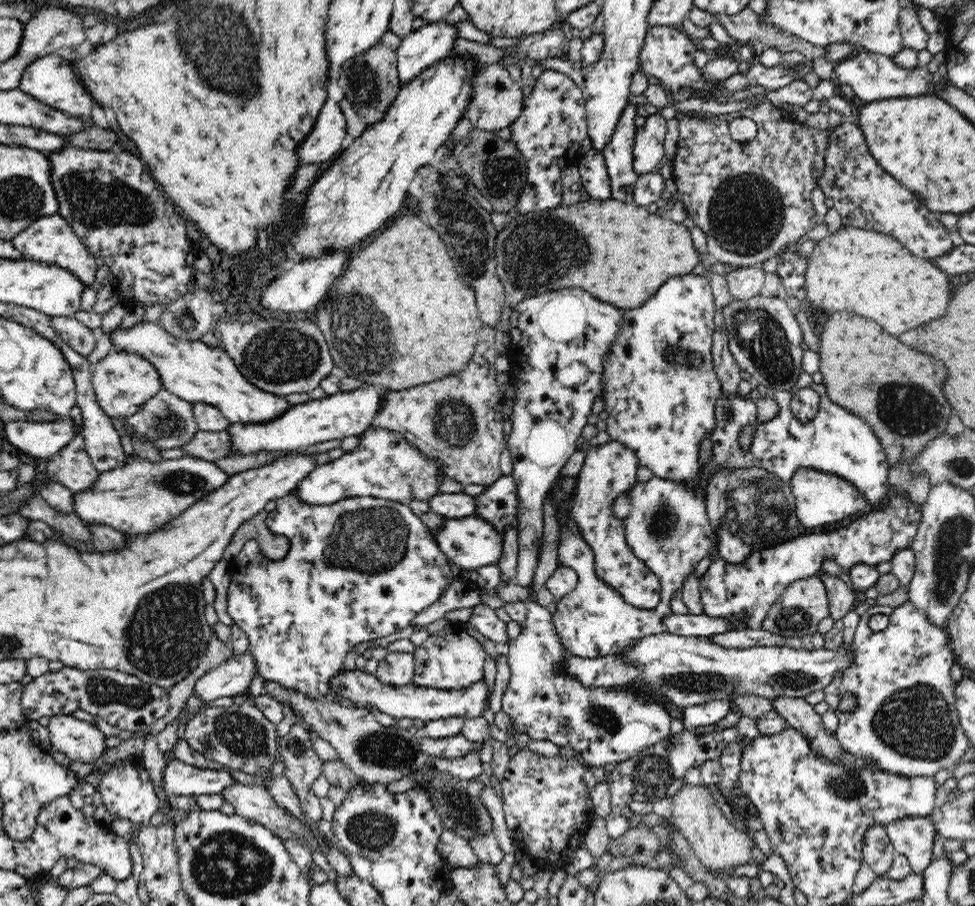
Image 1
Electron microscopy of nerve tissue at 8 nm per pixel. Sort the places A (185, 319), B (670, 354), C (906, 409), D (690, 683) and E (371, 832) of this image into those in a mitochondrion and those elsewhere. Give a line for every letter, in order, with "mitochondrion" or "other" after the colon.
A: mitochondrion
B: other
C: mitochondrion
D: mitochondrion
E: mitochondrion

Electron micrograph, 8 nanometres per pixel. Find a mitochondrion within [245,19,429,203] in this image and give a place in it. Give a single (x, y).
(363, 79)

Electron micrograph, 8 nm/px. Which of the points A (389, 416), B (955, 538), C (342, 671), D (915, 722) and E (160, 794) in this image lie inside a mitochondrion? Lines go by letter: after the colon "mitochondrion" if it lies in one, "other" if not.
A: other
B: mitochondrion
C: other
D: mitochondrion
E: other

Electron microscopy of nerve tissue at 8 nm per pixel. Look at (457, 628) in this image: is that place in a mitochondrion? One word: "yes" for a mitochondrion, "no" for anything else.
no

